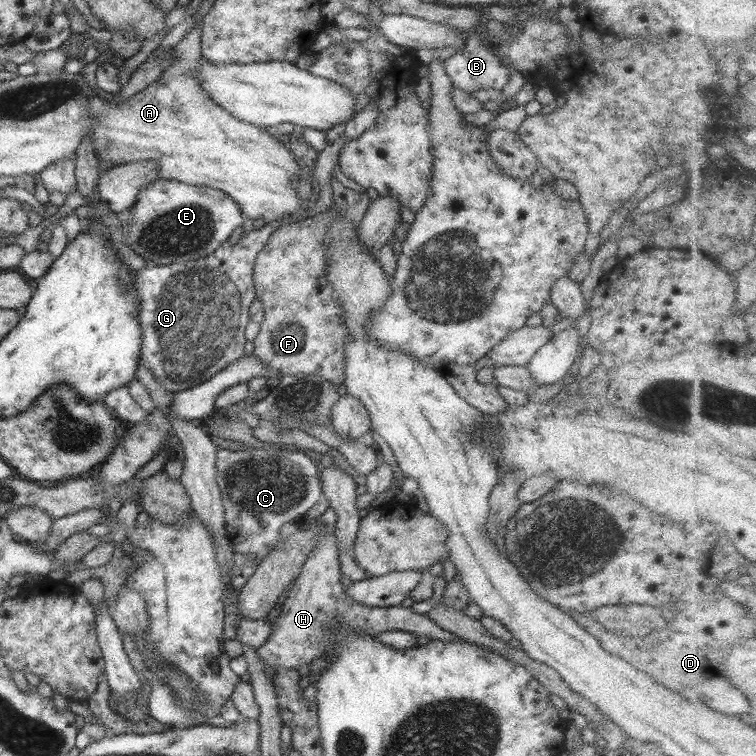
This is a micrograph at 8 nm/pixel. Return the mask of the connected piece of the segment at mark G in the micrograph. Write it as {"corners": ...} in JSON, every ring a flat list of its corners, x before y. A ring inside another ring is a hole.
{"corners":[[303,204,301,207,303,210,293,212,293,215,288,215,286,218,267,222,259,230,247,232,233,246,225,243,205,257,188,261,180,266,175,263,164,266,147,265,141,270,130,272,139,304,137,323,141,335,140,364,161,382,163,390,174,394,197,386,225,368,226,364,240,360,241,356,244,356,243,330,250,322,249,306,256,300,252,280,256,257,265,247,271,232,278,226,301,221,305,217,309,218,309,214,304,212,308,204]]}

